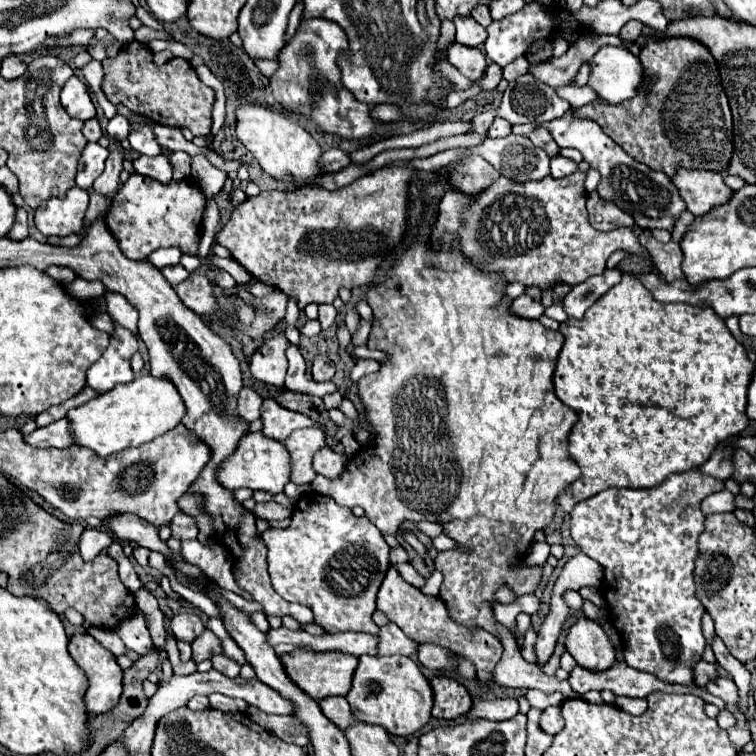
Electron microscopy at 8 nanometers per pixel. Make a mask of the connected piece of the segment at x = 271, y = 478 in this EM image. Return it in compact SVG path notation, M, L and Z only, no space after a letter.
M246 433L240 437L236 449L232 455L228 455L216 469L216 481L234 491L240 487L248 487L252 491L268 491L272 495L282 493L284 485L290 481L290 457L288 451L284 451L284 445L280 441L272 441L264 437L262 433Z

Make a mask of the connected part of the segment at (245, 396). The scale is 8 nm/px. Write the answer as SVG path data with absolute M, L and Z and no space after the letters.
M244 387L238 393L238 417L244 419L246 423L252 423L260 417L260 405L262 405L262 397L252 389L252 387Z

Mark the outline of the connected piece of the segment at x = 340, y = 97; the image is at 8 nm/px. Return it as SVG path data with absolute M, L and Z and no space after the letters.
M324 19L302 21L294 39L278 55L278 71L270 79L274 99L288 111L312 119L320 129L336 133L344 139L366 137L380 123L370 119L370 105L356 101L348 89L340 85L340 69L336 57L340 49L348 47L348 37L340 25Z

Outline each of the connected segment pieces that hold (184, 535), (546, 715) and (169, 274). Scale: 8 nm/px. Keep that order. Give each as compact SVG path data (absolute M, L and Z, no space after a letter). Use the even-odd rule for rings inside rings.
M178 513L172 523L172 535L178 537L178 539L196 539L198 535L198 527L196 527L196 521L184 513Z
M548 707L542 711L542 717L540 717L540 725L546 733L550 735L556 735L562 727L564 727L564 719L560 715L560 707Z
M172 265L172 267L164 267L162 275L170 285L178 285L178 281L184 281L188 277L188 271L182 265Z

